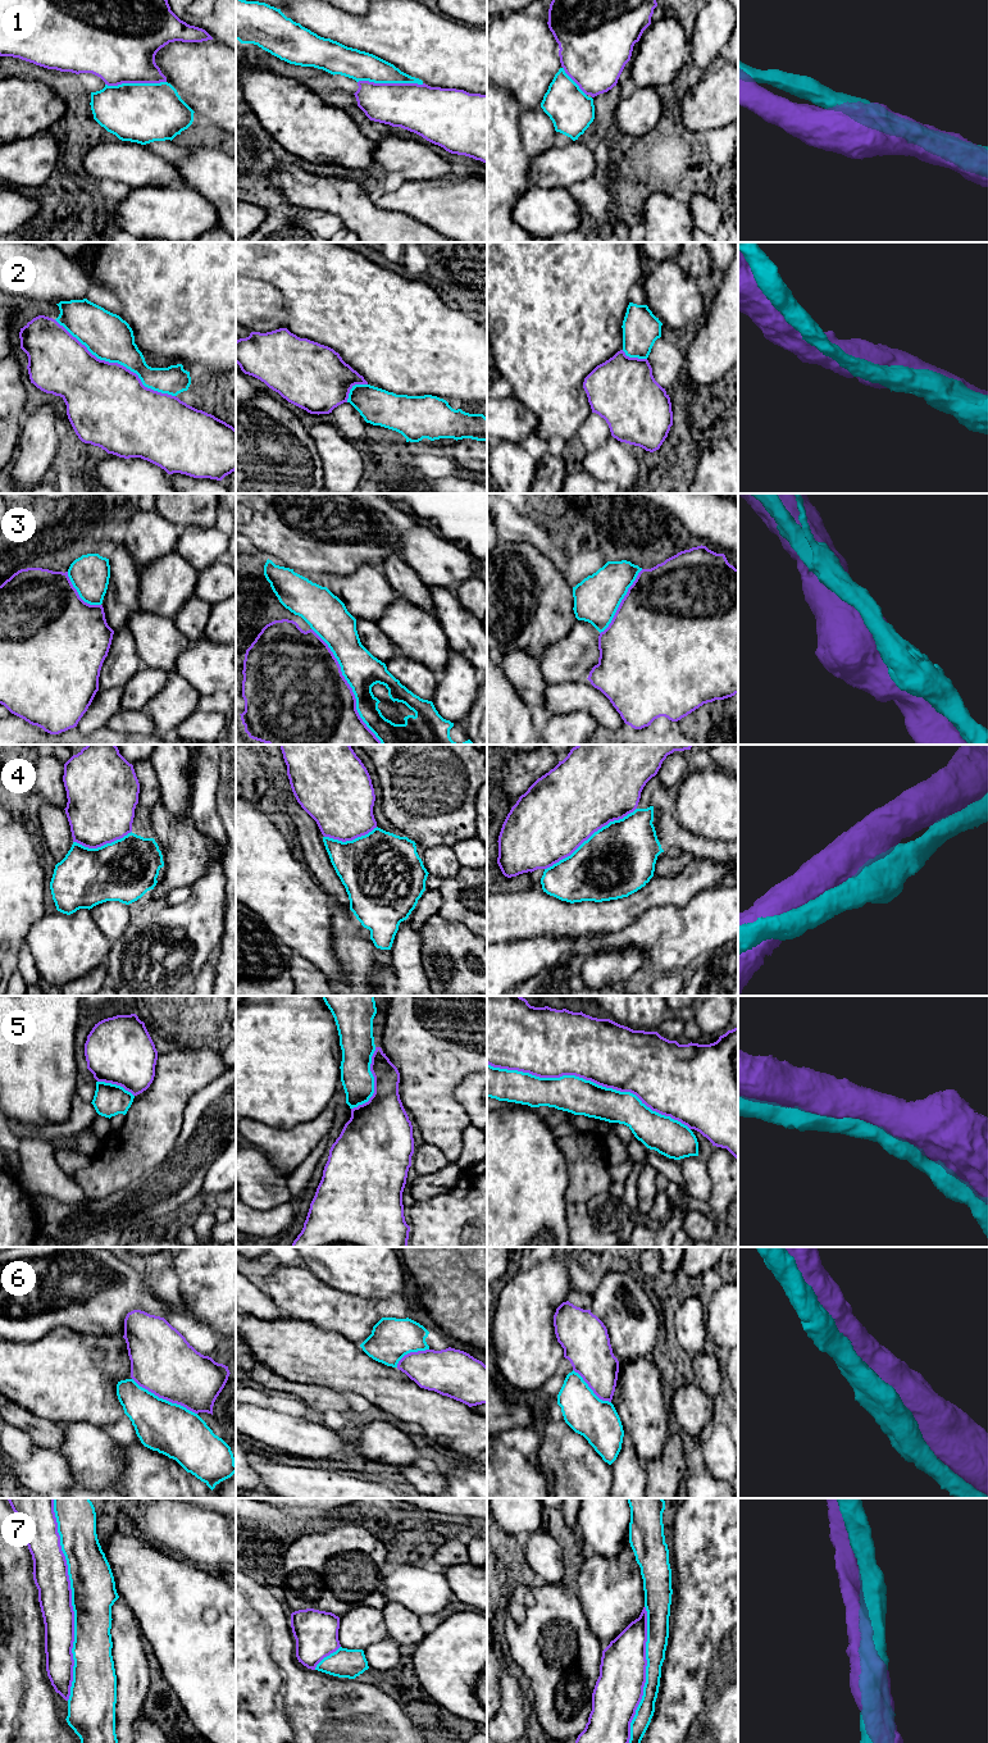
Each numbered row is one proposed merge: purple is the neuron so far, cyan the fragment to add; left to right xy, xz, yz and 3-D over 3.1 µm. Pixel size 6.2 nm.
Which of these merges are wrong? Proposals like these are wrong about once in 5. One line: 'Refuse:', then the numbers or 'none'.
Refuse: 7

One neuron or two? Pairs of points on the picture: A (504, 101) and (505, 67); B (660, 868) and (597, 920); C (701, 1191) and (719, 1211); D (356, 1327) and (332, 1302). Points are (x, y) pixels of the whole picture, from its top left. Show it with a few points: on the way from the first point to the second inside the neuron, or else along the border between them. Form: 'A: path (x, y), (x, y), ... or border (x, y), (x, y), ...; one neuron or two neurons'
A: border (500, 86), (505, 87), (514, 96), (520, 108); two neurons
B: border (683, 868), (674, 875), (654, 877); two neurons
C: border (706, 1169), (711, 1186), (711, 1195), (708, 1201); two neurons
D: path (350, 1320), (338, 1309); one neuron

